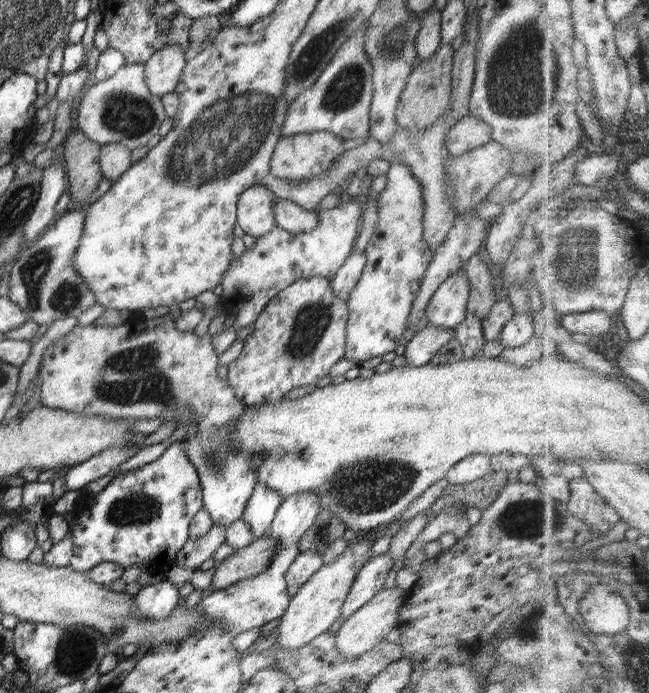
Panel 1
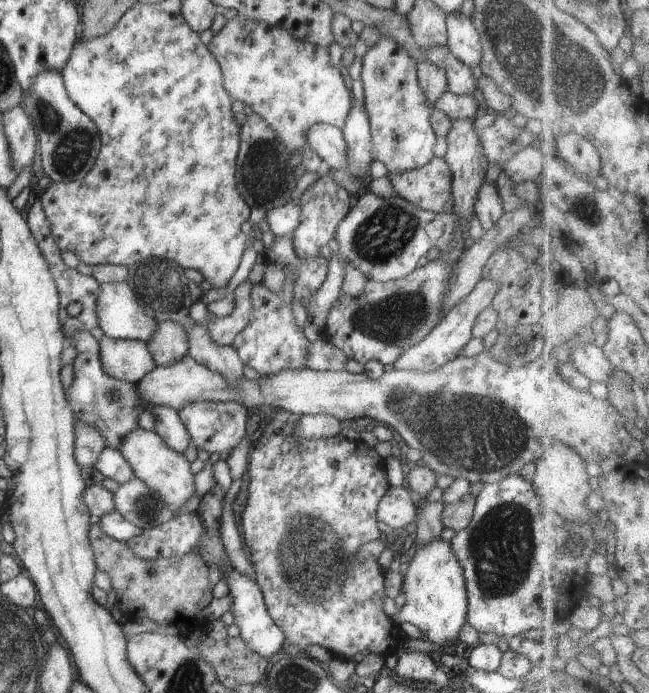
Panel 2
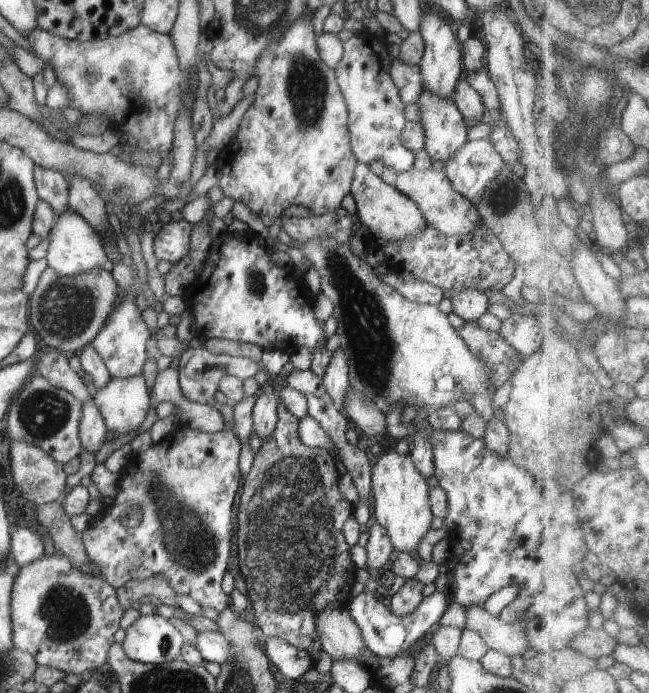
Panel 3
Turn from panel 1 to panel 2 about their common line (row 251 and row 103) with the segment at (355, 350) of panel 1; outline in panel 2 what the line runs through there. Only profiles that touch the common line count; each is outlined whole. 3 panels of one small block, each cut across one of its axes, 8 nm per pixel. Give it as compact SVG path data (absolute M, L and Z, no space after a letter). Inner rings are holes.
M381 37L380 41L370 47L366 56L362 58L361 79L365 96L363 108L369 117L373 158L384 163L390 173L423 168L435 158L433 150L437 137L431 126L431 115L435 108L420 89L417 64L406 50L403 50L392 38L387 37Z

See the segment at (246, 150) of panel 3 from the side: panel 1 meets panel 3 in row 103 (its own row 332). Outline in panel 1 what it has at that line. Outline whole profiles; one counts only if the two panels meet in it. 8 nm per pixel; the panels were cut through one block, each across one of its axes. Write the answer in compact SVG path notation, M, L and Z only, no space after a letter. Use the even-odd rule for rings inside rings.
M313 277L298 280L272 297L272 301L268 302L258 316L254 324L256 328L245 338L242 352L228 365L228 385L248 407L264 402L282 401L290 390L316 385L329 374L330 367L344 358L347 319L346 302L334 295L330 279Z

